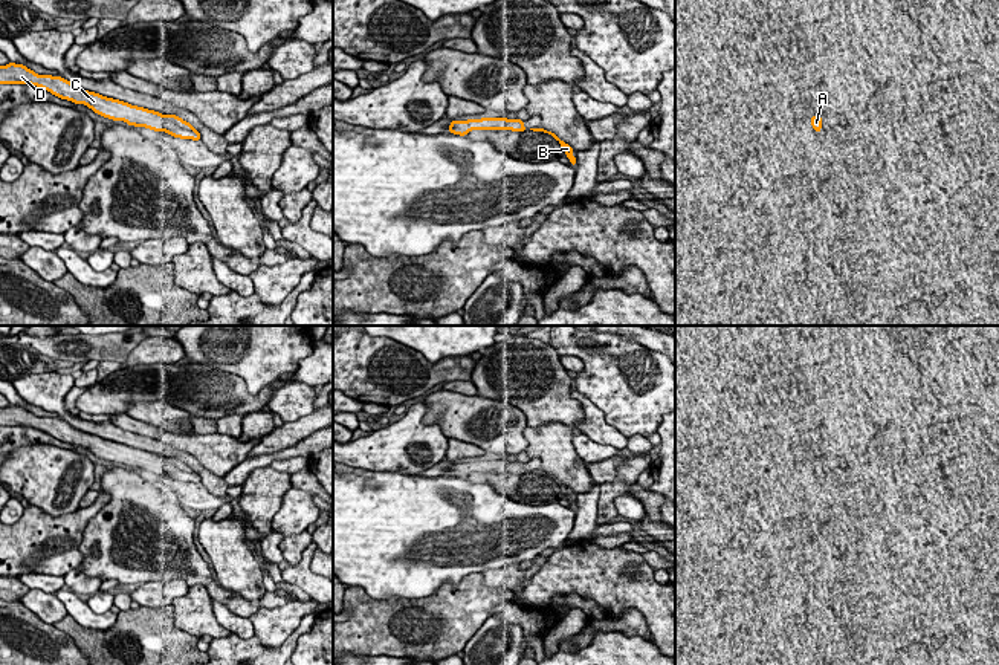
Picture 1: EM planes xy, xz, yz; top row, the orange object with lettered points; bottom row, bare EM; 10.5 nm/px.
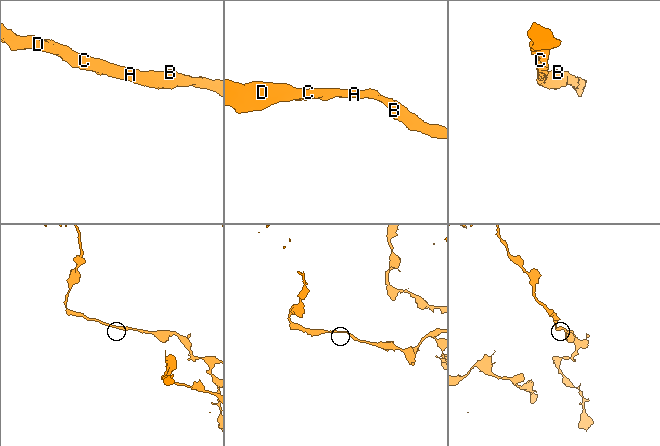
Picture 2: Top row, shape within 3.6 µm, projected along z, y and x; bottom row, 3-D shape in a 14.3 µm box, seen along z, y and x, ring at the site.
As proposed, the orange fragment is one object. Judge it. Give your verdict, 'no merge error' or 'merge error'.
no merge error

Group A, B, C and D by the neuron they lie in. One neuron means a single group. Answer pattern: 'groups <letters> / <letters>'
groups A B C D

